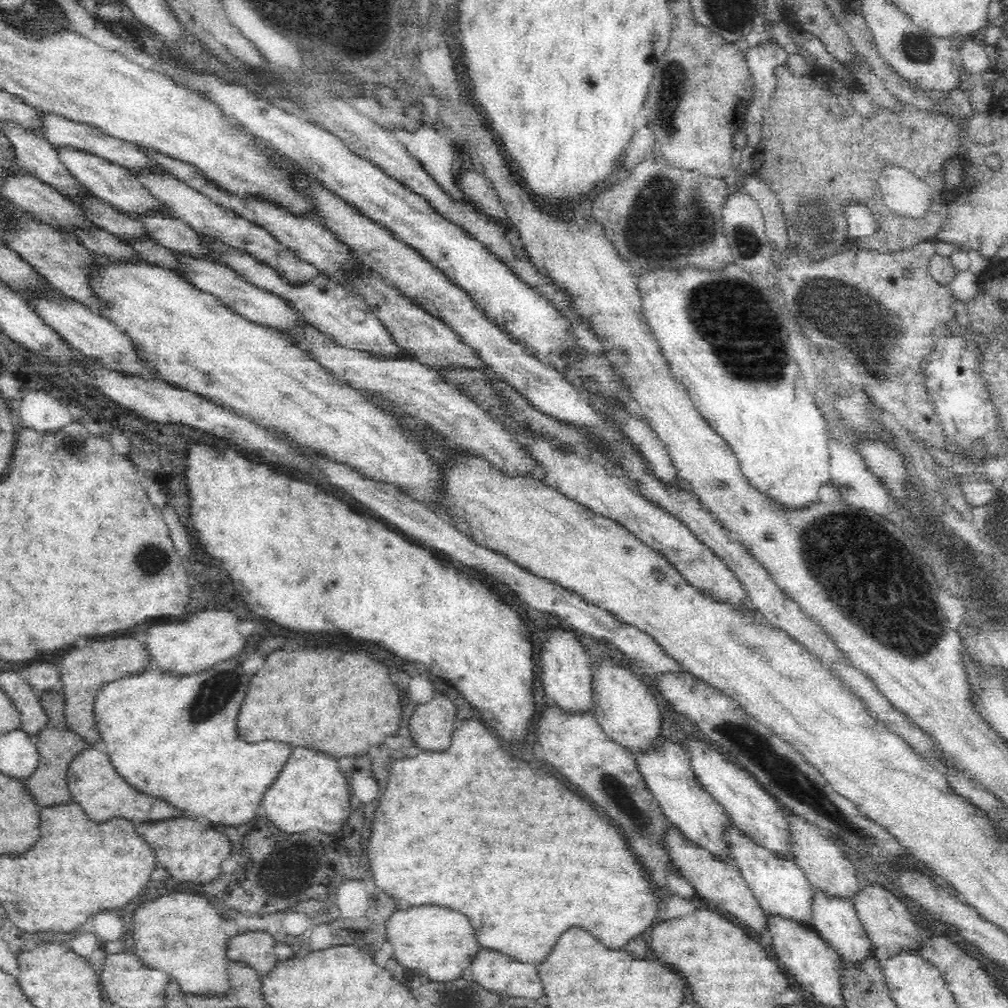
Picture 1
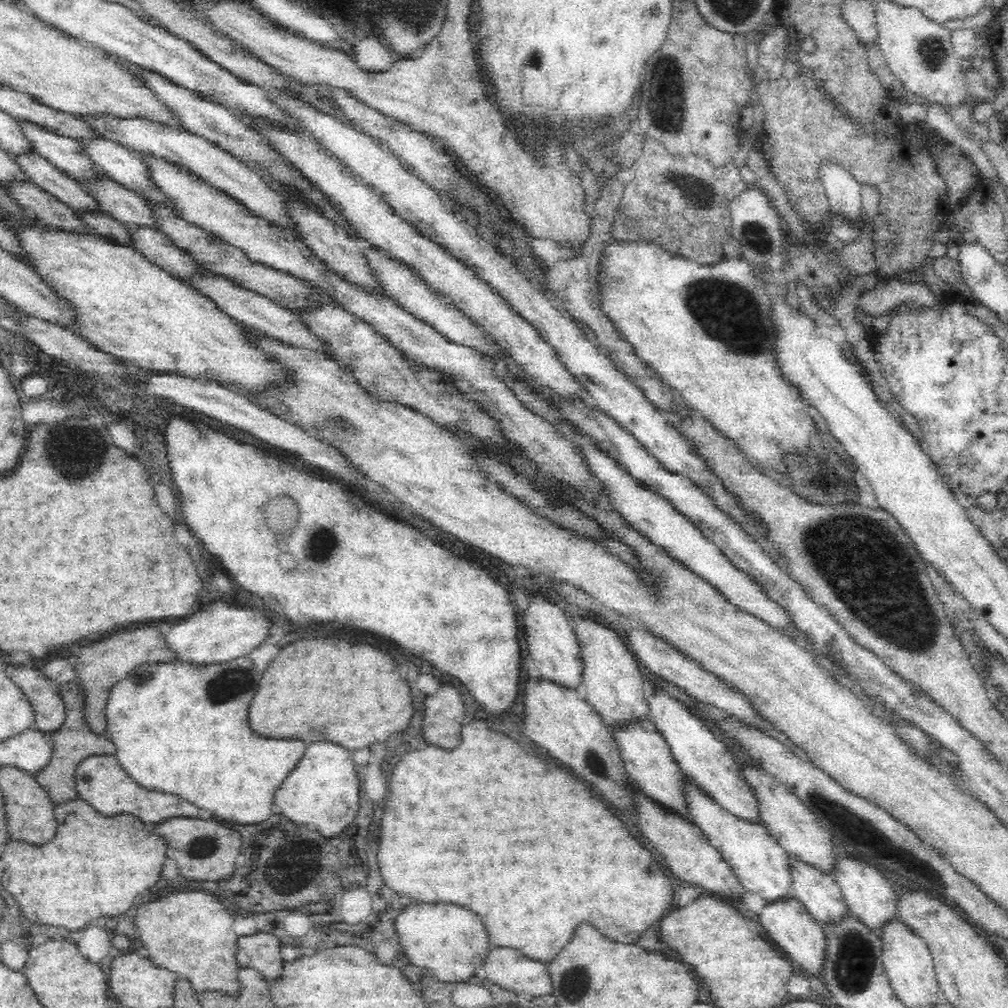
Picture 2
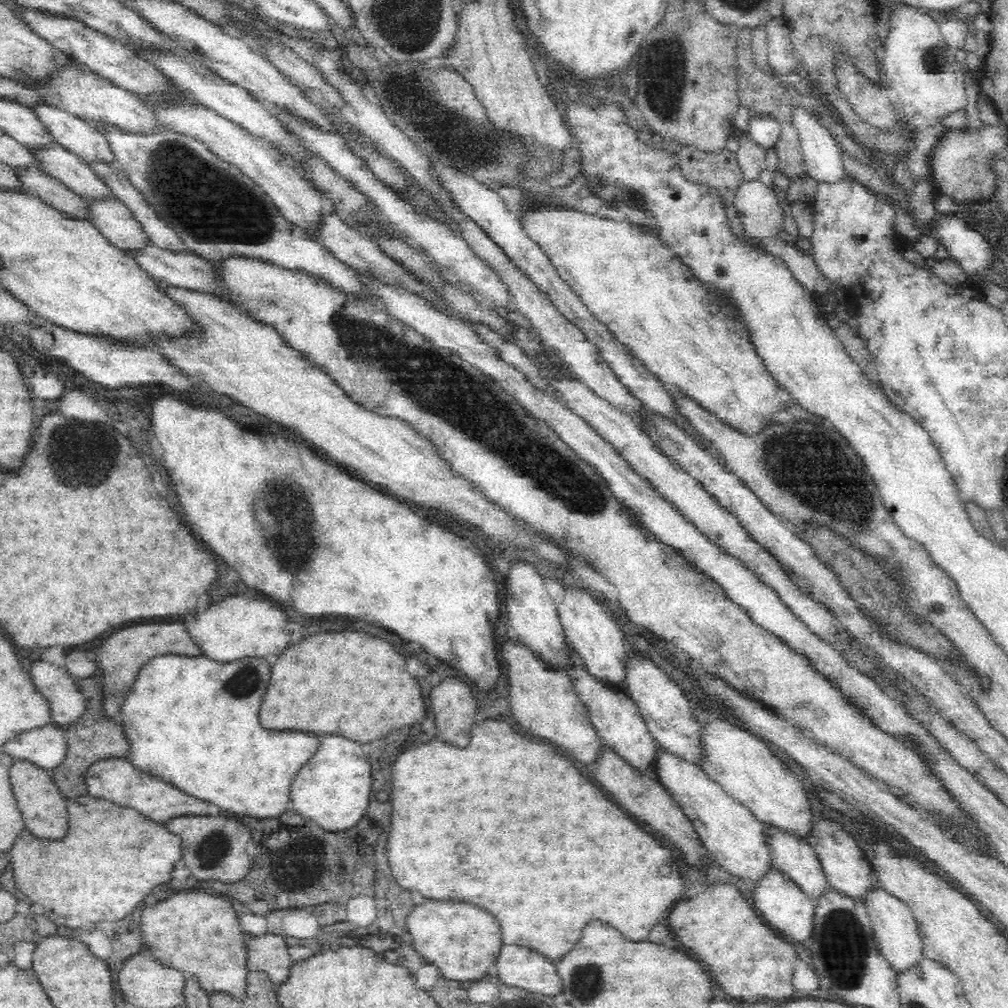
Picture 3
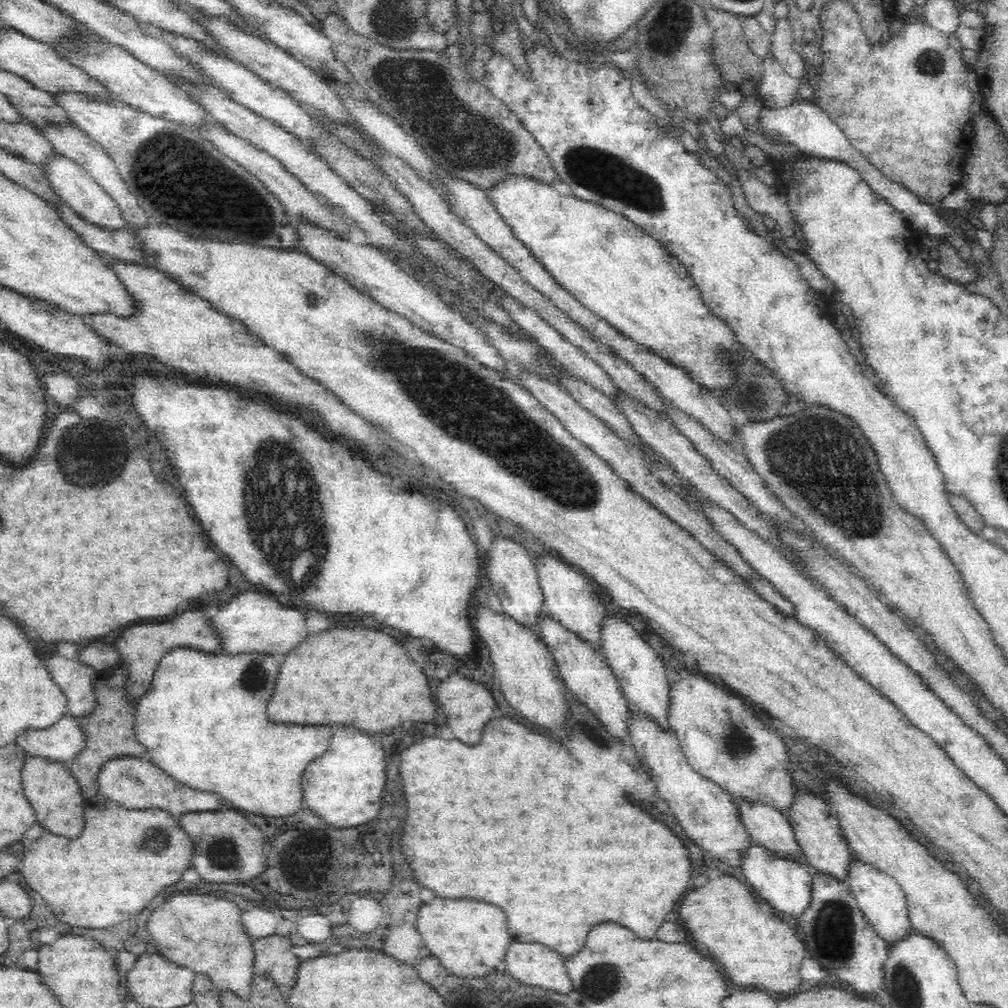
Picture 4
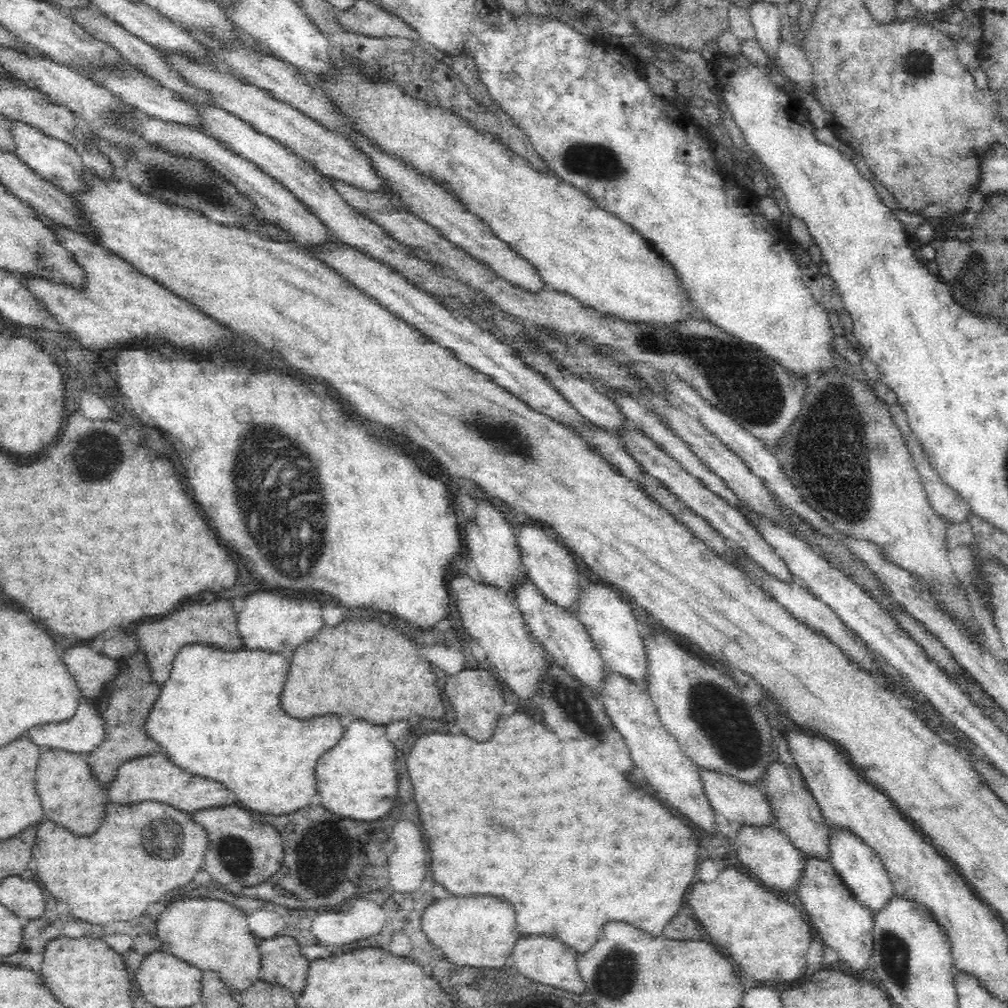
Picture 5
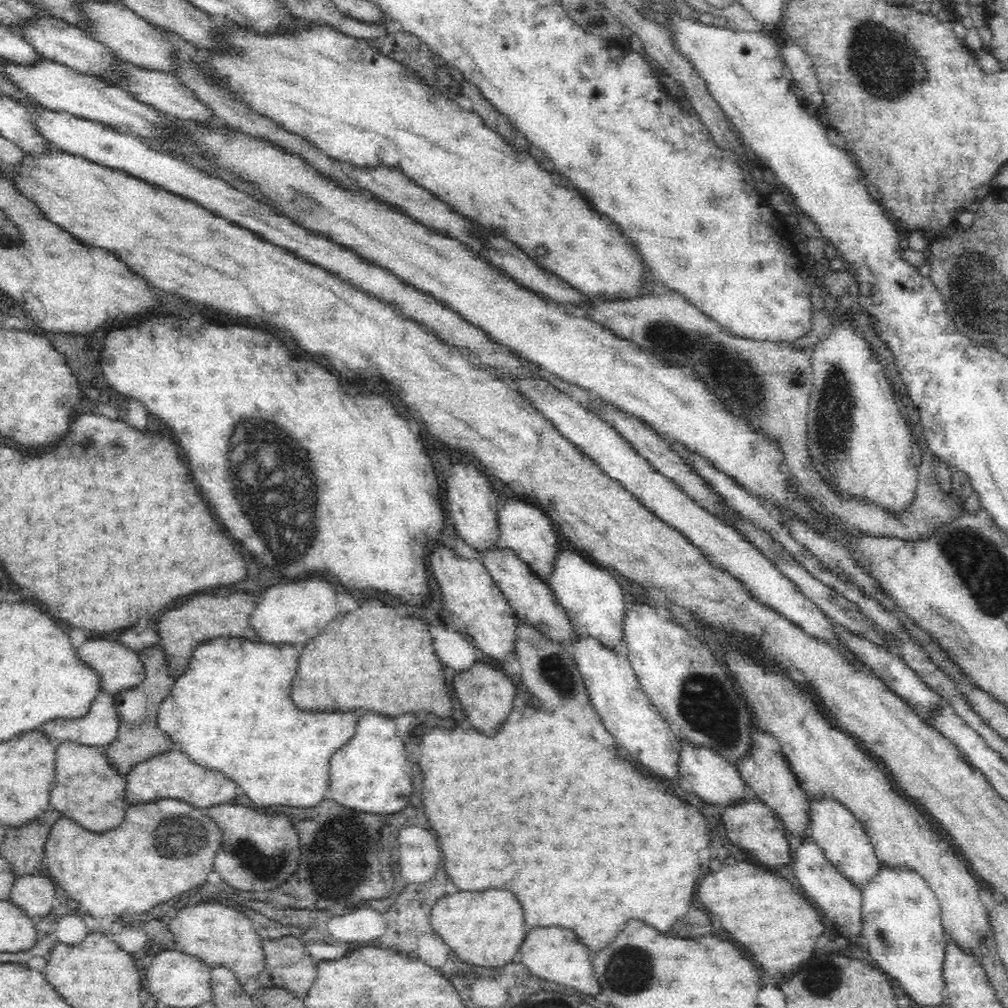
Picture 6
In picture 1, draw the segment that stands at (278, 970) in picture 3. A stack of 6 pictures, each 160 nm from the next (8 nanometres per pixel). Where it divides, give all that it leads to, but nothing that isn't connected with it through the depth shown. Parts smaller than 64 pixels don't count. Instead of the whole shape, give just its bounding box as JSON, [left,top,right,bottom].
[225,931,279,975]

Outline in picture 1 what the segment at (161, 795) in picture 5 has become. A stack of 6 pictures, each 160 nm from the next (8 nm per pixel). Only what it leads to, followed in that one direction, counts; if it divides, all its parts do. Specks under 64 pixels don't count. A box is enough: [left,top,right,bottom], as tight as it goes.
[64,746,180,823]

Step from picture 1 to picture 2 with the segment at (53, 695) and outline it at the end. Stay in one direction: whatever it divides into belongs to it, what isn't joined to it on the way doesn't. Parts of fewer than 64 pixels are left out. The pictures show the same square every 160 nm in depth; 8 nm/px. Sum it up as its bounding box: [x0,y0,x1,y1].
[33,680,115,805]

